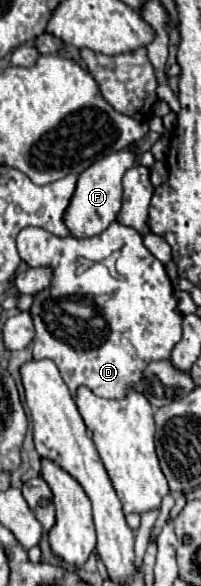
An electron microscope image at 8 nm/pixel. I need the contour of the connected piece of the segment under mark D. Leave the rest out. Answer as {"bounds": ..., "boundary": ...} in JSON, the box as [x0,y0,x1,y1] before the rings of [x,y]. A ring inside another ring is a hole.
{"bounds":[16,222,182,398],"boundary":[[[112,222],[102,234],[92,238],[60,238],[42,228],[24,228],[16,240],[20,258],[28,264],[28,268],[50,268],[52,280],[48,288],[34,296],[34,304],[30,308],[30,316],[34,320],[34,358],[50,358],[56,362],[64,382],[70,392],[76,394],[78,386],[88,386],[102,398],[122,398],[128,388],[136,386],[140,380],[140,372],[152,360],[170,358],[172,348],[182,338],[182,314],[178,312],[178,304],[174,298],[174,288],[170,278],[166,276],[164,264],[158,262],[142,244],[142,236],[128,226]],[[114,250],[126,254],[126,266],[118,268],[122,280],[122,288],[116,290],[108,300],[92,300],[78,296],[78,270],[88,264],[100,262],[108,258]]]}

